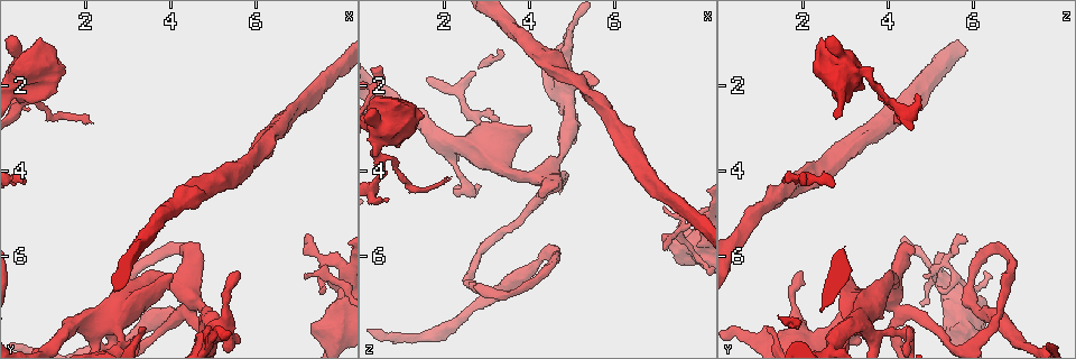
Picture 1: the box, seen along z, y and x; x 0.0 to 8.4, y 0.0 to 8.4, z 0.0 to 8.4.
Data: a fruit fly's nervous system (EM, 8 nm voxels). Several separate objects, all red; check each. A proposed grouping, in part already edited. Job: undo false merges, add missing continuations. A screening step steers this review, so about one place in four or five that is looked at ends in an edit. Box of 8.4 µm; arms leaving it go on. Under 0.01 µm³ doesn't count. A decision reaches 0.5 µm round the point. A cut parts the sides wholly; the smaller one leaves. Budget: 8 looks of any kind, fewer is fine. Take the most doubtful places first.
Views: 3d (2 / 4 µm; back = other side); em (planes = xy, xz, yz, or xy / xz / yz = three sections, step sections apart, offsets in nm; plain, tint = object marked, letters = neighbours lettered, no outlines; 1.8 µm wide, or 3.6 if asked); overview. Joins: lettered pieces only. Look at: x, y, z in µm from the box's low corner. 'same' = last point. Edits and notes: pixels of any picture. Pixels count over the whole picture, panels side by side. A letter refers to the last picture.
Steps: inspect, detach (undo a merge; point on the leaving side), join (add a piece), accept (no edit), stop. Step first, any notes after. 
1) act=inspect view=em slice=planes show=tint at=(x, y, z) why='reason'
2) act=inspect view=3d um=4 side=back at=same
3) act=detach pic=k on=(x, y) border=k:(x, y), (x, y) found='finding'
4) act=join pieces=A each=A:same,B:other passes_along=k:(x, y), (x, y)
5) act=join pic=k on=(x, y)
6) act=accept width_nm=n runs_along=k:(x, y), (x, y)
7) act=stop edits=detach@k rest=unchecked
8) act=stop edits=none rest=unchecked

act=inspect view=em slice=xz step=4 show=plain at=(2.15, 2.85, 4.25) why='thin end'

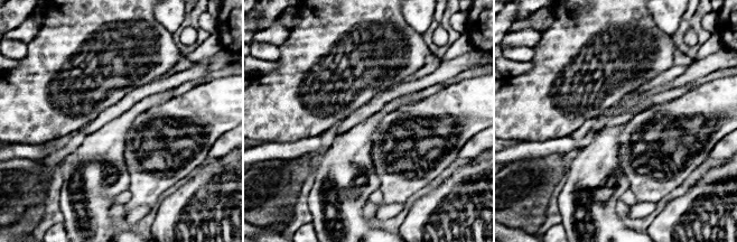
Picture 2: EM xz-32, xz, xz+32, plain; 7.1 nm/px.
act=inspect view=em slice=xz step=4 show=tint at=same

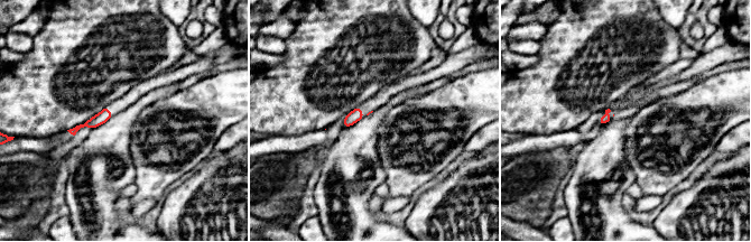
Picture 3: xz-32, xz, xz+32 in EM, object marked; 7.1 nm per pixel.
act=inspect view=em slice=xz step=4 show=letters at=same why='what lies round it'

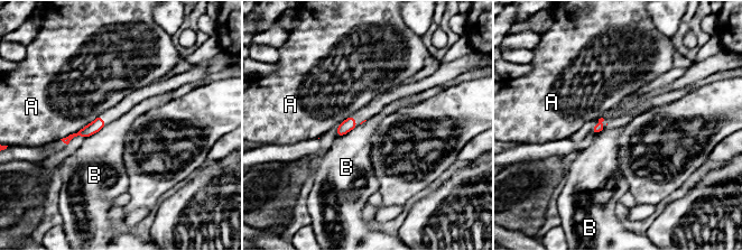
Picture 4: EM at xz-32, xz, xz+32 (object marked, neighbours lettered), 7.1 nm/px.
act=accept each=A:other,B:other border=4:(367, 120), (337, 137) found='none of them fits'

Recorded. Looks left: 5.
act=inspect view=em slice=planes show=plain at=(7.55, 6.20, 5.40)

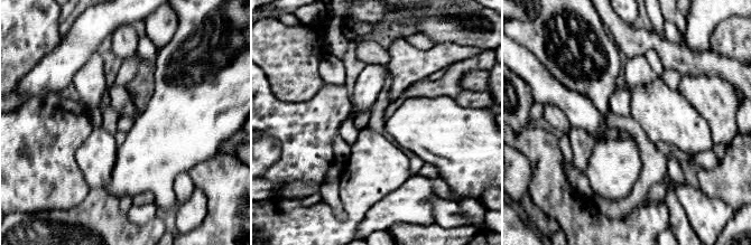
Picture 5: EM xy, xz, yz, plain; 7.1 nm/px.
act=inspect view=em slice=planes show=tint at=same why='where the object lies'

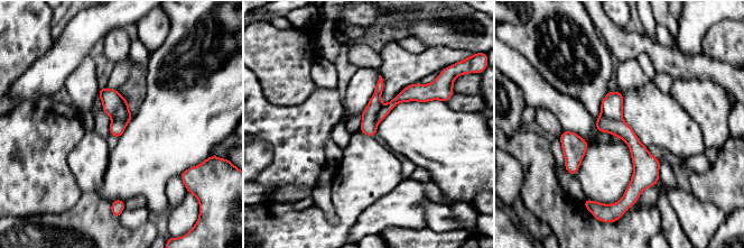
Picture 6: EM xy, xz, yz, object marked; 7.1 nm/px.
act=inspect view=em slice=planes show=letters at=same why='see the neighbours'

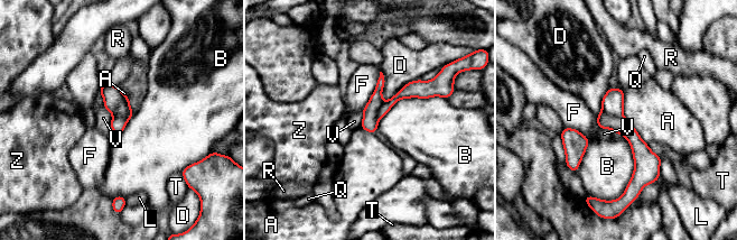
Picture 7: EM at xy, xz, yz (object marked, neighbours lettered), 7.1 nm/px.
act=detach pic=7 on=(619, 125) width_nm=160 longest_contact=B:550nm each=A:other,B:other,D:other,F:other,L:other,Q:other,R:other,T:other,V:other,Z:other found='a second neuron is stuck on'

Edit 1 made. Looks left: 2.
act=inspect view=3d um=2 at=(4.15, 5.85, 4.55) why='thick end'

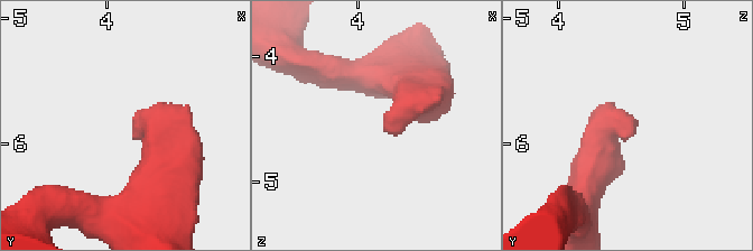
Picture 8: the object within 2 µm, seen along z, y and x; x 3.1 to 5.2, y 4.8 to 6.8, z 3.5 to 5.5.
act=inspect view=em um=3.6 slice=planes show=letters at=(4.22, 5.88, 4.58) why='now the EM'

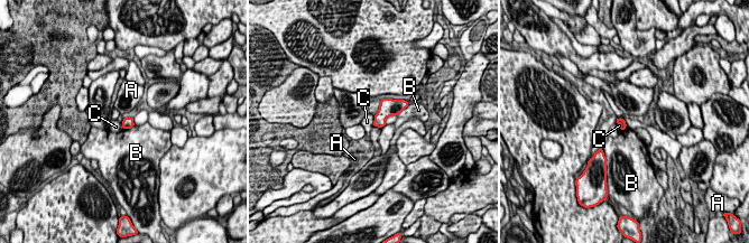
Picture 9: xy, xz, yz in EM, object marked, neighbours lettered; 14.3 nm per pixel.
act=accept each=A:other,B:other,C:other found='no lettered piece goes on from it'

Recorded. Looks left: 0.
act=stop edits=detach@7 rest=unchecked

